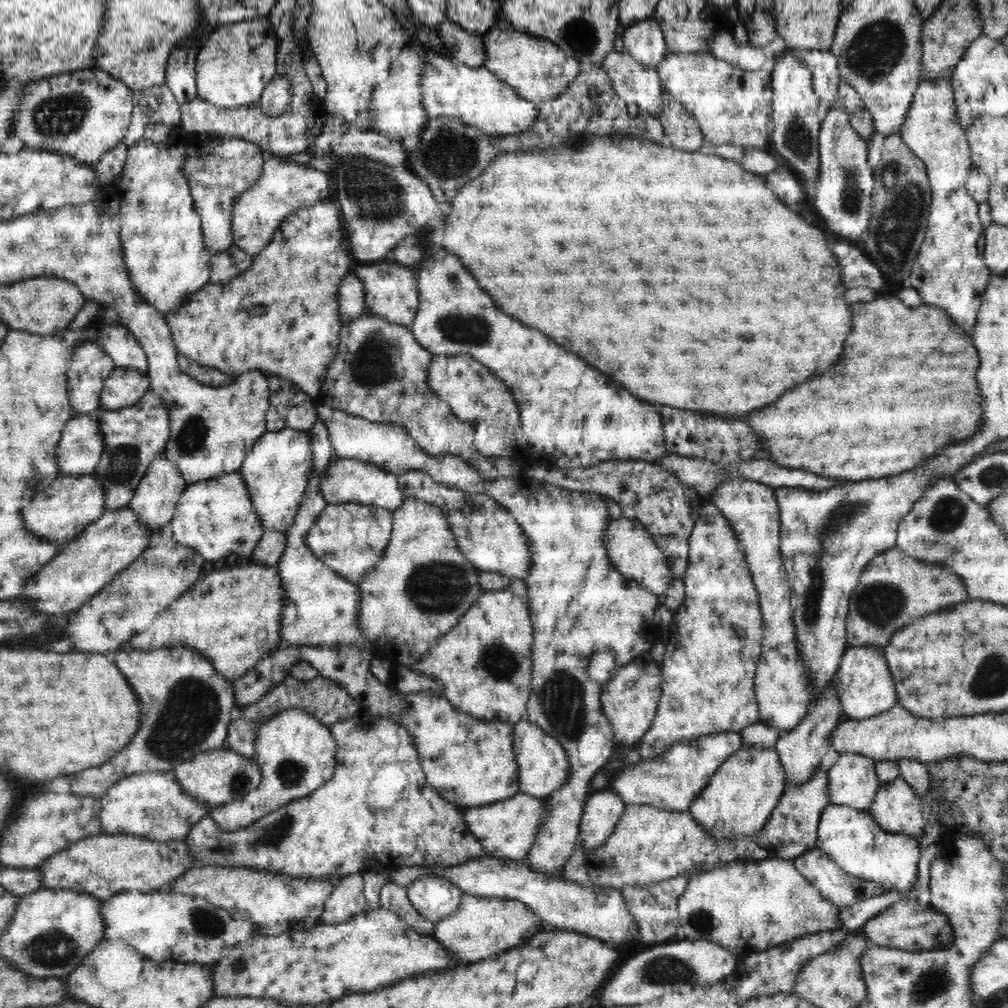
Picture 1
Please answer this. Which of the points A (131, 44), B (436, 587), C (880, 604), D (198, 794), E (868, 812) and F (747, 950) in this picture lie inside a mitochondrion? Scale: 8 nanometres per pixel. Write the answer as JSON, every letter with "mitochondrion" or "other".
{"A":"other","B":"mitochondrion","C":"mitochondrion","D":"other","E":"other","F":"other"}

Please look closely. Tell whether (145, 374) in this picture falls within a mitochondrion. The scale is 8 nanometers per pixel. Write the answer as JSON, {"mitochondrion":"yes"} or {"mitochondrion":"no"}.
{"mitochondrion":"no"}

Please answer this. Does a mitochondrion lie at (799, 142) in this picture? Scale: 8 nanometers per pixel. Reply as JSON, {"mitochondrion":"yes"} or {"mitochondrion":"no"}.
{"mitochondrion":"yes"}

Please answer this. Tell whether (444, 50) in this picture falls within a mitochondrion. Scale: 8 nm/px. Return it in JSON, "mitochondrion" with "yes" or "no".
{"mitochondrion":"no"}

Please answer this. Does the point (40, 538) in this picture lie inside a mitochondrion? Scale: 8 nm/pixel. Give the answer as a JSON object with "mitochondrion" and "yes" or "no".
{"mitochondrion":"no"}

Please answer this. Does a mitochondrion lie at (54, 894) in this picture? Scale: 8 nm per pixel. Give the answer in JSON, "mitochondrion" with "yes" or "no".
{"mitochondrion":"no"}

